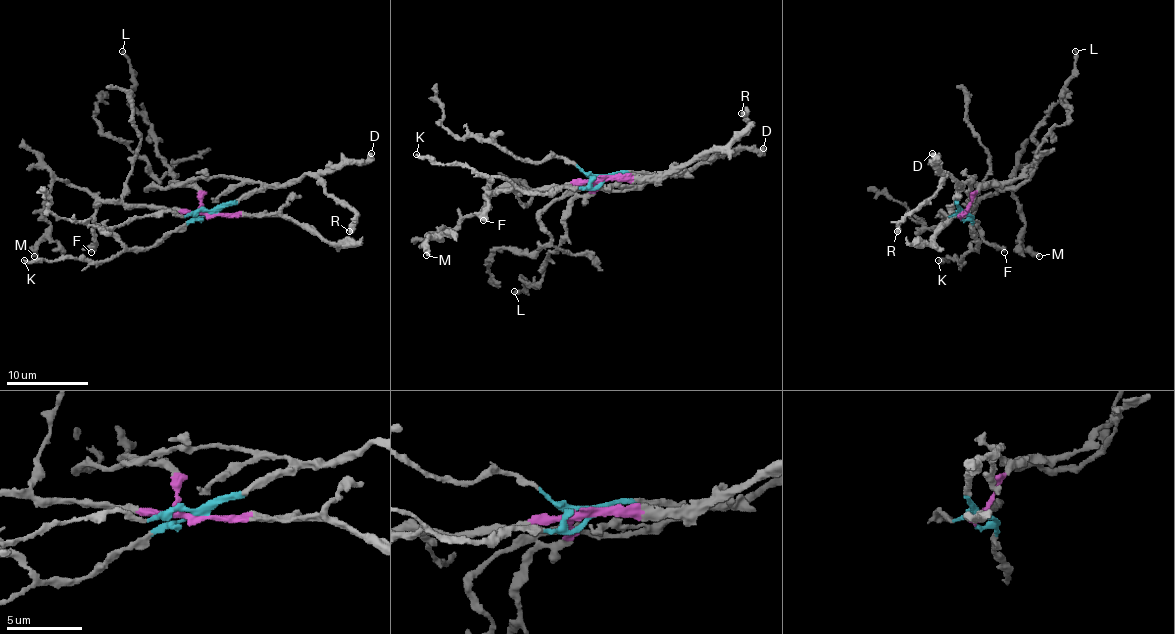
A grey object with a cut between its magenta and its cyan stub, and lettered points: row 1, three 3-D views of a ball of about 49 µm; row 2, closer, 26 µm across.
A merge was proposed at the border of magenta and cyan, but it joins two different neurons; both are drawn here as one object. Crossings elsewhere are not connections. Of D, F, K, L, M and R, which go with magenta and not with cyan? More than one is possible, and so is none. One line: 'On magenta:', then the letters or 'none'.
On magenta: F, L, M

